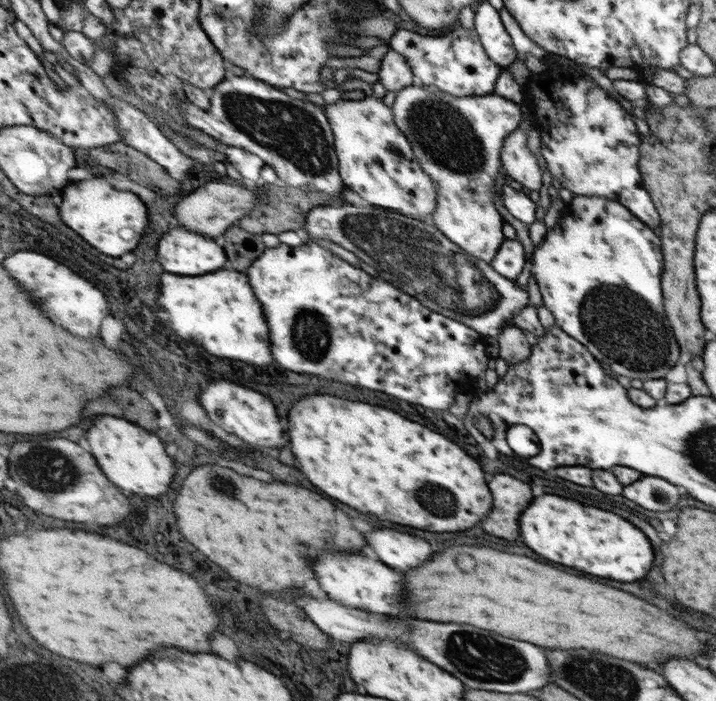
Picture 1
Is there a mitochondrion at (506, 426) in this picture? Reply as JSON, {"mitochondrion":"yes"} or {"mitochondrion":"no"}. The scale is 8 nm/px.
{"mitochondrion":"no"}

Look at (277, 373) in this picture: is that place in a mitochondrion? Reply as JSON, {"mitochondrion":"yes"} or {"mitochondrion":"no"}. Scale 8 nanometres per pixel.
{"mitochondrion":"no"}

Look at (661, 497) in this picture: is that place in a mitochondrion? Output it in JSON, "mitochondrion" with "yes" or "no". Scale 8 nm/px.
{"mitochondrion":"yes"}

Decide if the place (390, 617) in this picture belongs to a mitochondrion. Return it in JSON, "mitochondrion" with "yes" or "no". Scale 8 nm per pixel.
{"mitochondrion":"no"}

